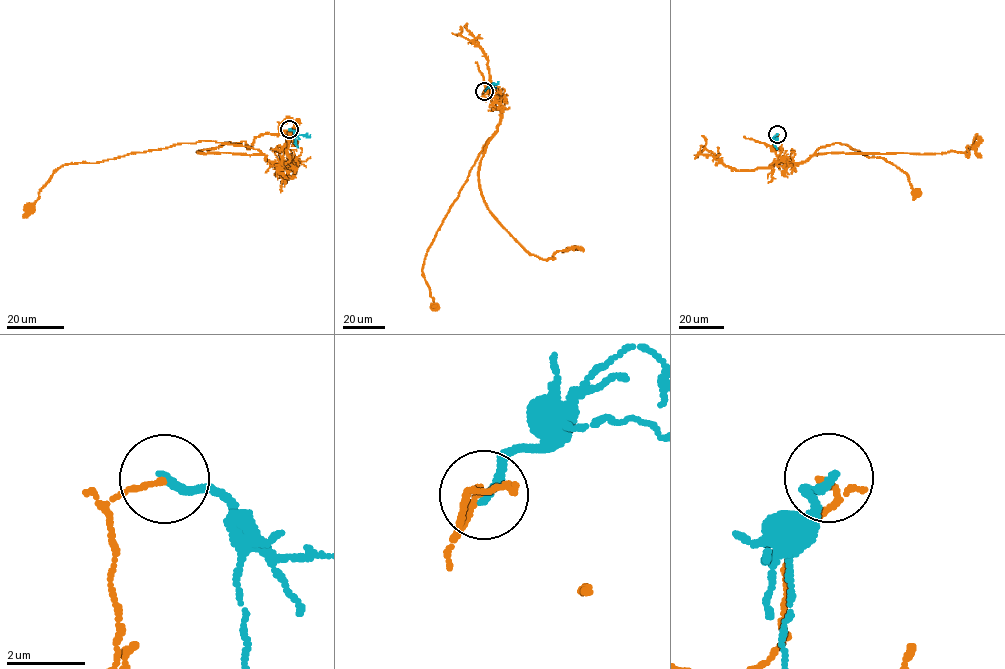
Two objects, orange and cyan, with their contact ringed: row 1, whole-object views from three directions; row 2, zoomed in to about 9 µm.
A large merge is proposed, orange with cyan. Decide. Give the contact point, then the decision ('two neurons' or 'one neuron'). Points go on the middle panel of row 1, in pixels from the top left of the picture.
(484, 91) | two neurons

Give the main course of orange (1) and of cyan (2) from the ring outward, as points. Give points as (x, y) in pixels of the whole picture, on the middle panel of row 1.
1: (484, 91), (495, 97), (501, 121), (497, 131), (483, 146), (427, 252), (422, 274), (435, 307)
2: (485, 91), (497, 82)

